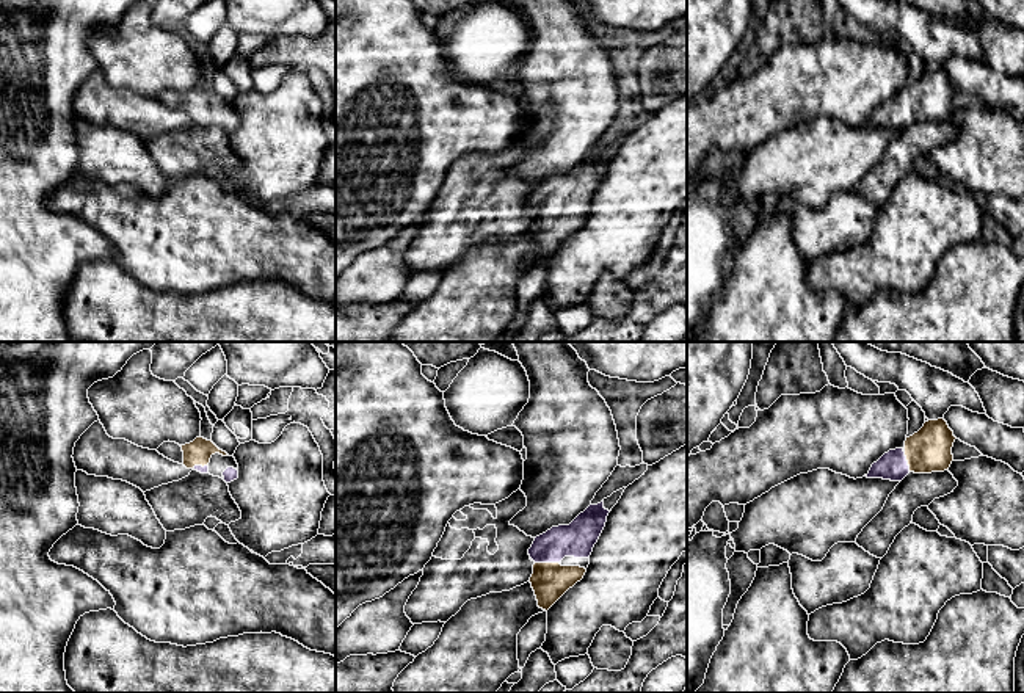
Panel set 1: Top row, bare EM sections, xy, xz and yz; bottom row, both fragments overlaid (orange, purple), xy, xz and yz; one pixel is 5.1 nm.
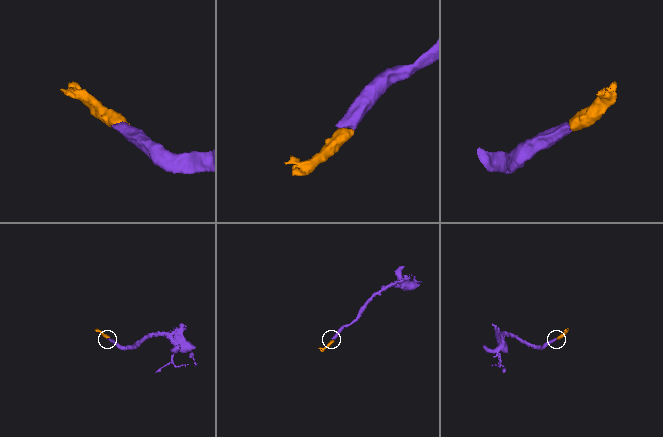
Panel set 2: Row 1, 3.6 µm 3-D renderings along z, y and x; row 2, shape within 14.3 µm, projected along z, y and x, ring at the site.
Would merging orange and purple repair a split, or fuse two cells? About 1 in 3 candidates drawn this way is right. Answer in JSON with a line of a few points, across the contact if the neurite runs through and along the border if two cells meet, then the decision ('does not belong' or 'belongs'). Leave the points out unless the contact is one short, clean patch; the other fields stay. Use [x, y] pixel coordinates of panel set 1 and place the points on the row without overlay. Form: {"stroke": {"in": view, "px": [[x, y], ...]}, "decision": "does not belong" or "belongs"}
{"stroke": {"in": "xz", "px": [[549, 229], [548, 212], [571, 188], [576, 188]]}, "decision": "belongs"}

